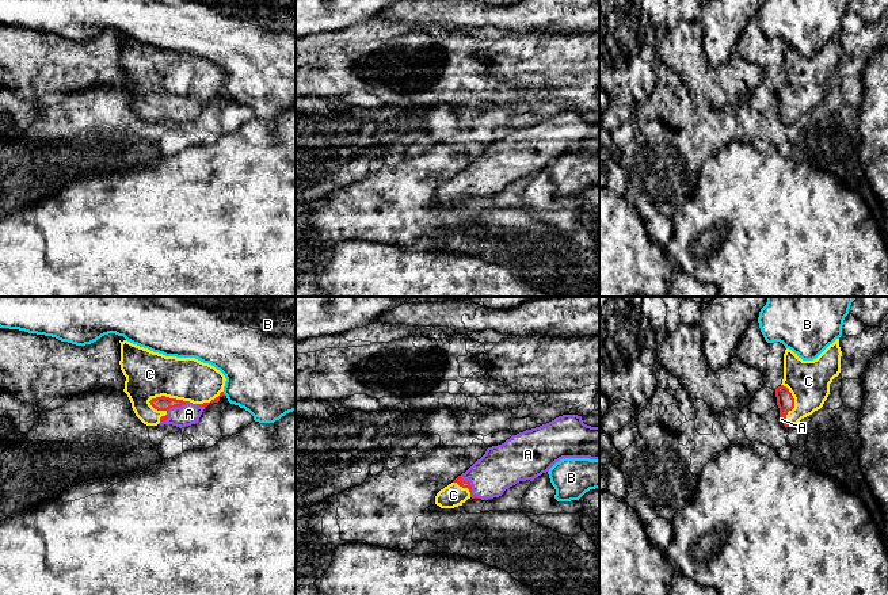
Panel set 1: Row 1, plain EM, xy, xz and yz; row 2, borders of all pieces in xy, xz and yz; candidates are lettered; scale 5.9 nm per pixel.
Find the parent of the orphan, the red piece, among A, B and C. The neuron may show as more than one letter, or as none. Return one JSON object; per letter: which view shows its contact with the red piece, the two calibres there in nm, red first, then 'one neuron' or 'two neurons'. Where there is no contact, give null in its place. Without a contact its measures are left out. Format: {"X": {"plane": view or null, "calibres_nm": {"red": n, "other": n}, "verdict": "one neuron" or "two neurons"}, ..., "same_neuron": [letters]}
{"A": {"plane": "xy", "calibres_nm": {"red": 90, "other": 130}, "verdict": "one neuron"}, "B": {"plane": "xy", "calibres_nm": {"red": 30, "other": 420}, "verdict": "two neurons"}, "C": {"plane": "xy", "calibres_nm": {"red": 90, "other": 280}, "verdict": "one neuron"}, "same_neuron": ["A", "C"]}

